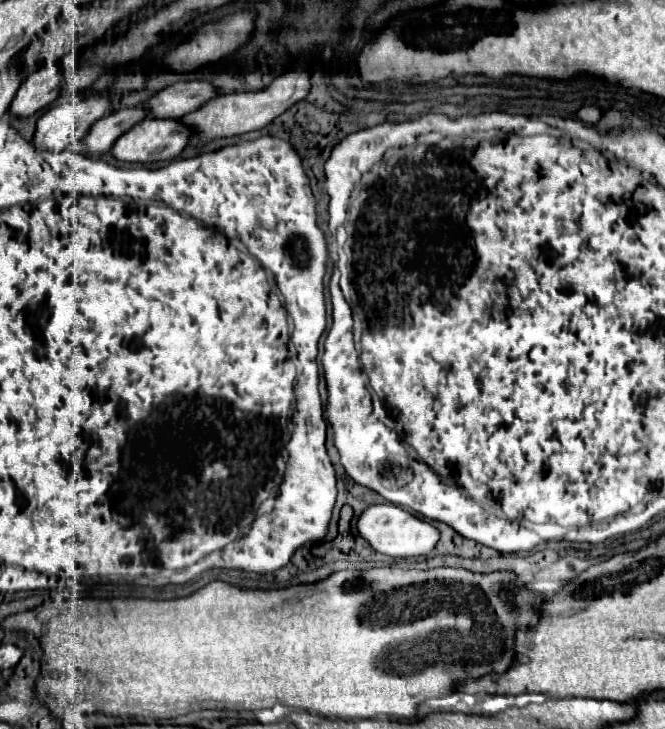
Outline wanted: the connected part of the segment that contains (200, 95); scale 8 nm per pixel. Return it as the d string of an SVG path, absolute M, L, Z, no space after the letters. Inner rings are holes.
M205 80L175 82L151 96L145 104L153 108L155 118L181 118L199 110L215 96L219 96L219 92Z

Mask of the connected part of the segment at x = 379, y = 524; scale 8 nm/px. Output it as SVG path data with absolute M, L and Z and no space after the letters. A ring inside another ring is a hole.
M391 502L387 504L377 504L377 506L369 506L357 520L357 530L359 534L381 554L393 556L393 558L409 558L409 556L425 556L429 554L437 542L439 542L439 530L413 516L411 512L403 510L401 506L395 506Z

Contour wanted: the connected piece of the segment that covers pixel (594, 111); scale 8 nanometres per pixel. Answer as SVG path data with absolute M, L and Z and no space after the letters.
M583 104L581 110L577 112L579 120L599 120L601 116L601 110L597 106L591 106L591 104Z

